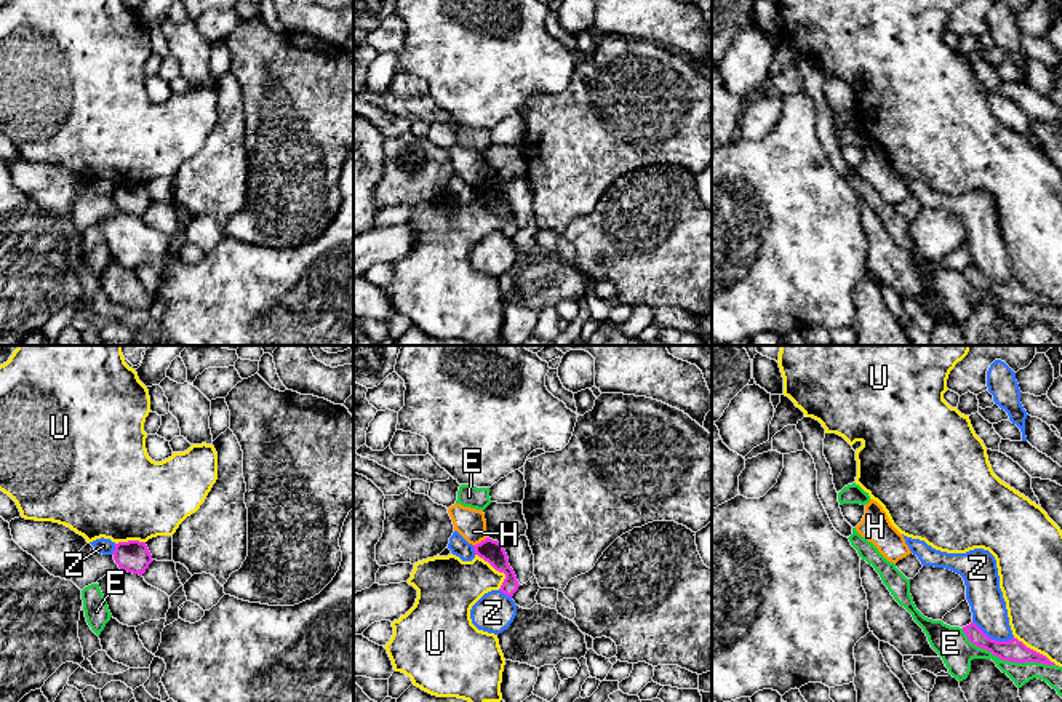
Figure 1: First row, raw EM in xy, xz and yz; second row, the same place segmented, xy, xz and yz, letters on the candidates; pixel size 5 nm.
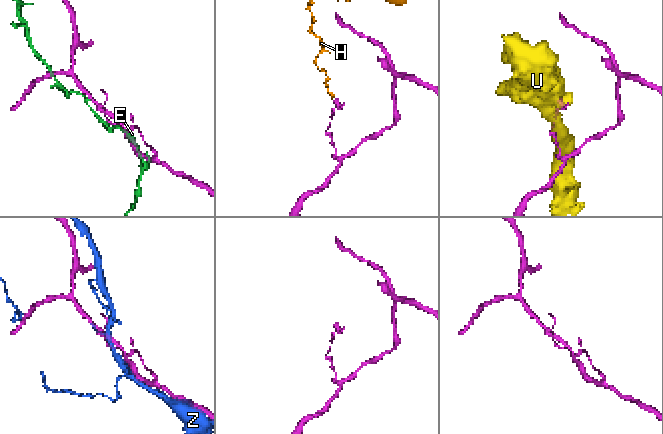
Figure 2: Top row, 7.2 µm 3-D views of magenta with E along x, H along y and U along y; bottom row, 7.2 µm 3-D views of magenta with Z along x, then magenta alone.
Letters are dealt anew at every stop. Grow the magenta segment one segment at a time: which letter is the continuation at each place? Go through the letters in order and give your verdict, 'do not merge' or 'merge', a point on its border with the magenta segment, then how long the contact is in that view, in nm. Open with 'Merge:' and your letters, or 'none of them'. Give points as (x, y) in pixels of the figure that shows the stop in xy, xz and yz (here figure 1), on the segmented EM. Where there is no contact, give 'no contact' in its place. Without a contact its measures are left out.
Merge: none of them
E: do not merge | yz (1008, 659) | 500 nm
H: do not merge | xz (482, 541) | 80 nm
U: do not merge | xz (498, 570) | 220 nm
Z: do not merge | yz (994, 640) | 220 nm

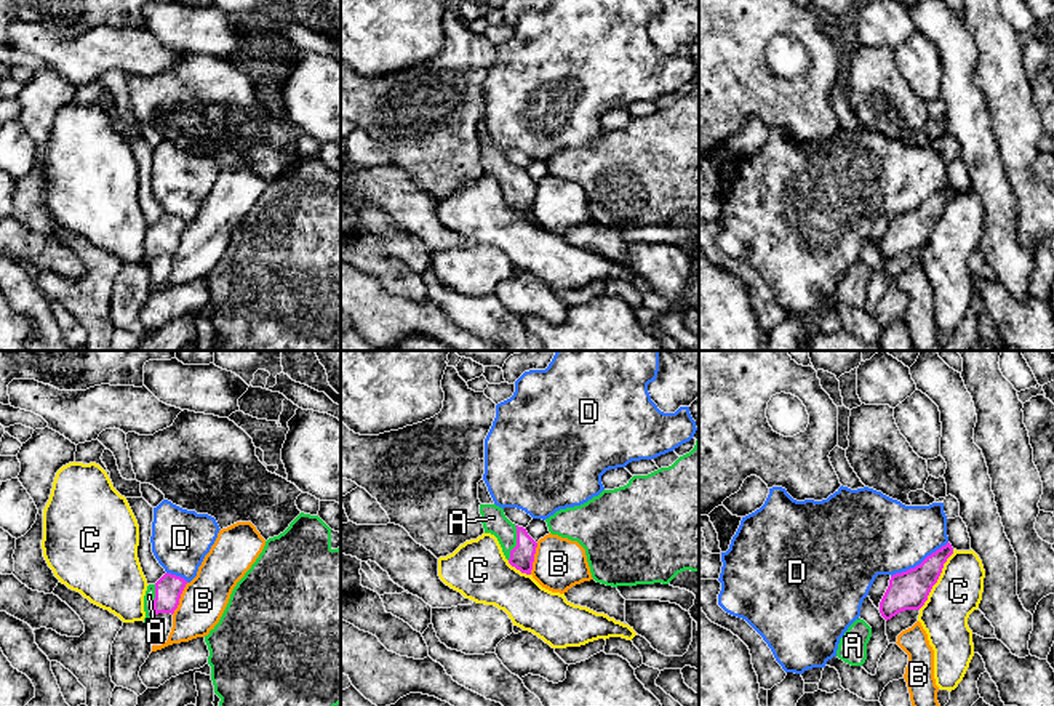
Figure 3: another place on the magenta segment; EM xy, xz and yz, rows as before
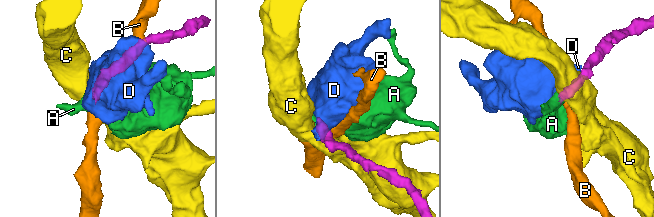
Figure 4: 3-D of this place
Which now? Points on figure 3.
Merge: A
A: merge | xz (517, 543) | 180 nm
B: do not merge | xy (179, 597) | 180 nm
C: do not merge | yz (938, 578) | 360 nm
D: do not merge | yz (920, 564) | 340 nm

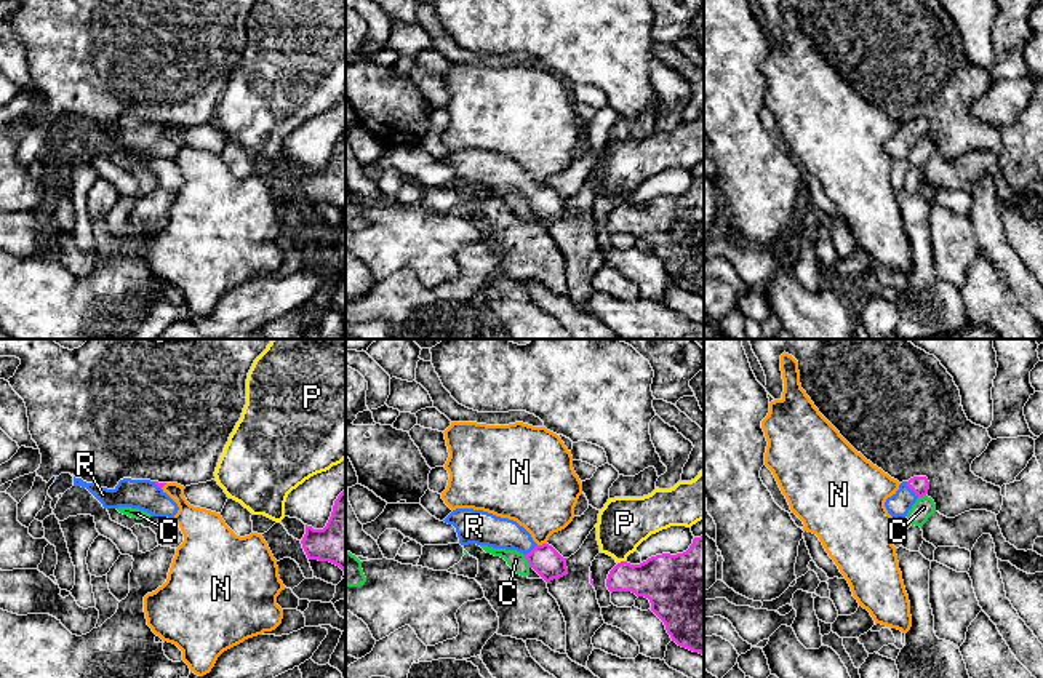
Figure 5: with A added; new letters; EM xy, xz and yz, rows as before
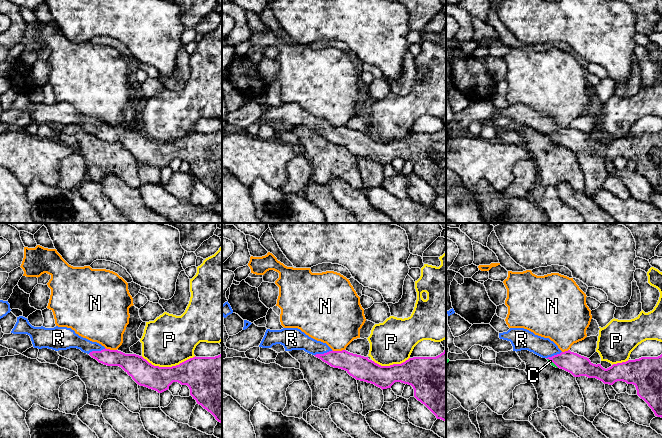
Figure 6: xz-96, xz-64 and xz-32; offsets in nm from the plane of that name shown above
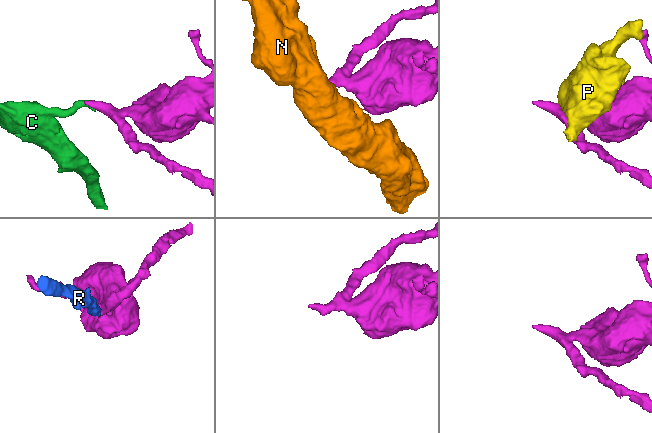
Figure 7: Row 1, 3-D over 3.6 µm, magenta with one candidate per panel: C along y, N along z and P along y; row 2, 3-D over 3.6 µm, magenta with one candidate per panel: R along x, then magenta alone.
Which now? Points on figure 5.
Merge: R
C: do not merge | xz (528, 562) | 70 nm
N: do not merge | xz (543, 544) | 50 nm
P: do not merge | xz (621, 562) | 40 nm
R: merge | yz (912, 490) | 100 nm

